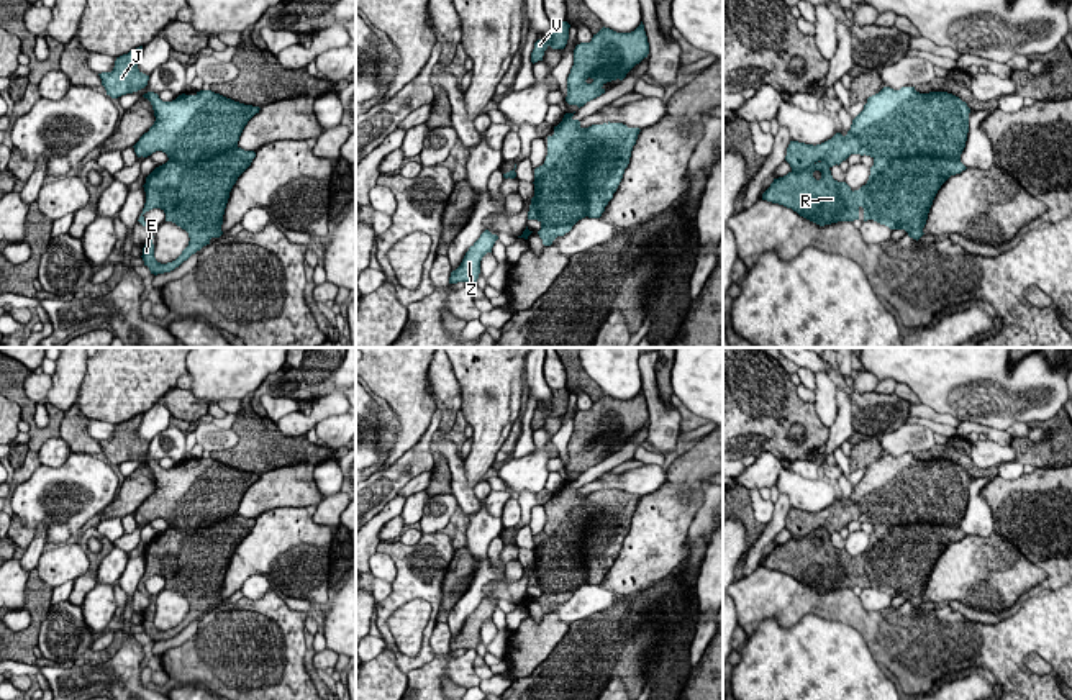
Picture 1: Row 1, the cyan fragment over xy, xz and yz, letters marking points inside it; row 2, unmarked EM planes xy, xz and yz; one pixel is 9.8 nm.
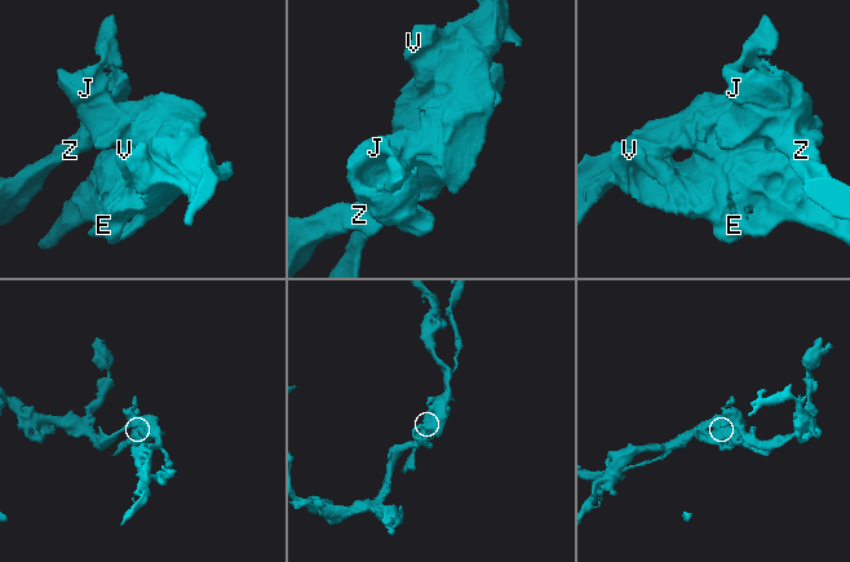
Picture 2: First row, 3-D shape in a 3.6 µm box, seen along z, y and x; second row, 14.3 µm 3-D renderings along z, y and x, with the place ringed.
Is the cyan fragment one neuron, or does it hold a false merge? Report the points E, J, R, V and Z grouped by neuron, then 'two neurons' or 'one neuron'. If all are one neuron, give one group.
groups E R V / J Z; two neurons

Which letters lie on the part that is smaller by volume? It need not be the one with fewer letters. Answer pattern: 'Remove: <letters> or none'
Remove: E, R, V

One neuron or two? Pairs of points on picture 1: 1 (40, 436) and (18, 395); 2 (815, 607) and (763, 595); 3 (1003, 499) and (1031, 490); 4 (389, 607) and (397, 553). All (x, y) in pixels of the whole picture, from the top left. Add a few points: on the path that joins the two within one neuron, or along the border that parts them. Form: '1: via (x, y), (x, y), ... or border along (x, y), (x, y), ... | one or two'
1: via (33, 427), (27, 405) | one
2: via (802, 600), (785, 600), (776, 595) | one
3: via (1010, 499), (1025, 497) | one
4: via (400, 594), (404, 590), (404, 566) | one

